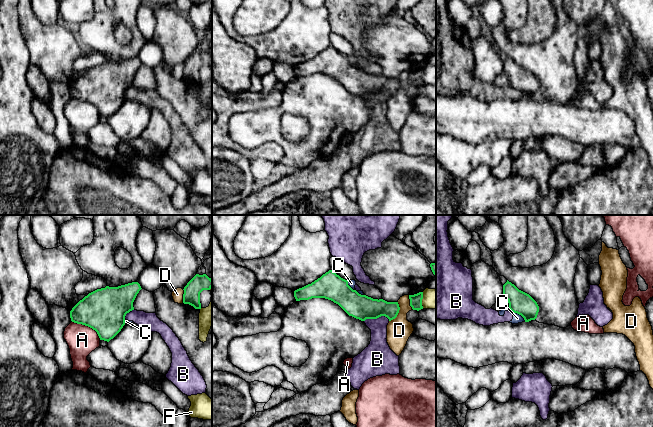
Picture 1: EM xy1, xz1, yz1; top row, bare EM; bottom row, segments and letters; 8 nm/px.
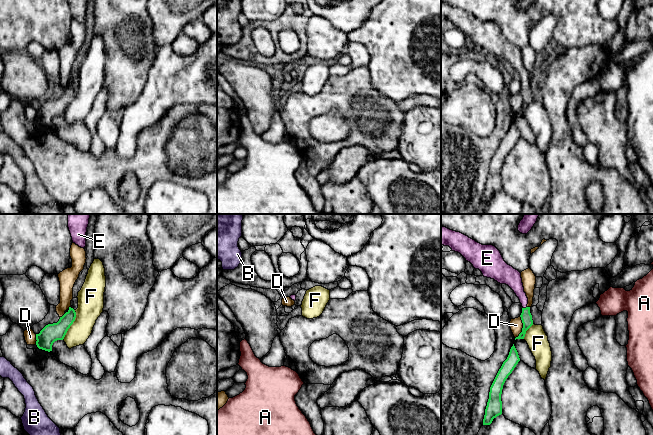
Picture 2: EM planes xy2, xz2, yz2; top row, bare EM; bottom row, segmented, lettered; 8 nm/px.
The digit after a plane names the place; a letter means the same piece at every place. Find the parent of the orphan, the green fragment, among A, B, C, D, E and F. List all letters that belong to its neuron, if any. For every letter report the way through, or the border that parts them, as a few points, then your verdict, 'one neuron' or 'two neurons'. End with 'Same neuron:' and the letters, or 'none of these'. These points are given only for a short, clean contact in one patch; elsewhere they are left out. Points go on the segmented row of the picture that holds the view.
A: along xy1 (72, 321), (91, 327), (100, 339) | two neurons
B: two neurons
C: along yz1 (509, 308), (518, 313), (525, 321) | two neurons
D: two neurons
E: across yz2 (526, 317), (524, 308), (524, 300), (513, 279) | one neuron
F: along xy2 (75, 310), (75, 320), (62, 339) | two neurons
Same neuron: E

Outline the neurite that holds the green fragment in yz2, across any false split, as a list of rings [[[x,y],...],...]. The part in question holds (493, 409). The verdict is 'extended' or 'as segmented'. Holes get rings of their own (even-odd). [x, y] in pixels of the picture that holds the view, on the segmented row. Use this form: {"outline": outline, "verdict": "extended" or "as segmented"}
{"outline": [[[513,344],[507,359],[503,362],[490,387],[489,399],[485,409],[483,425],[490,425],[494,418],[502,414],[501,394],[503,385],[519,361],[520,358],[518,352]]], "verdict": "as segmented"}

